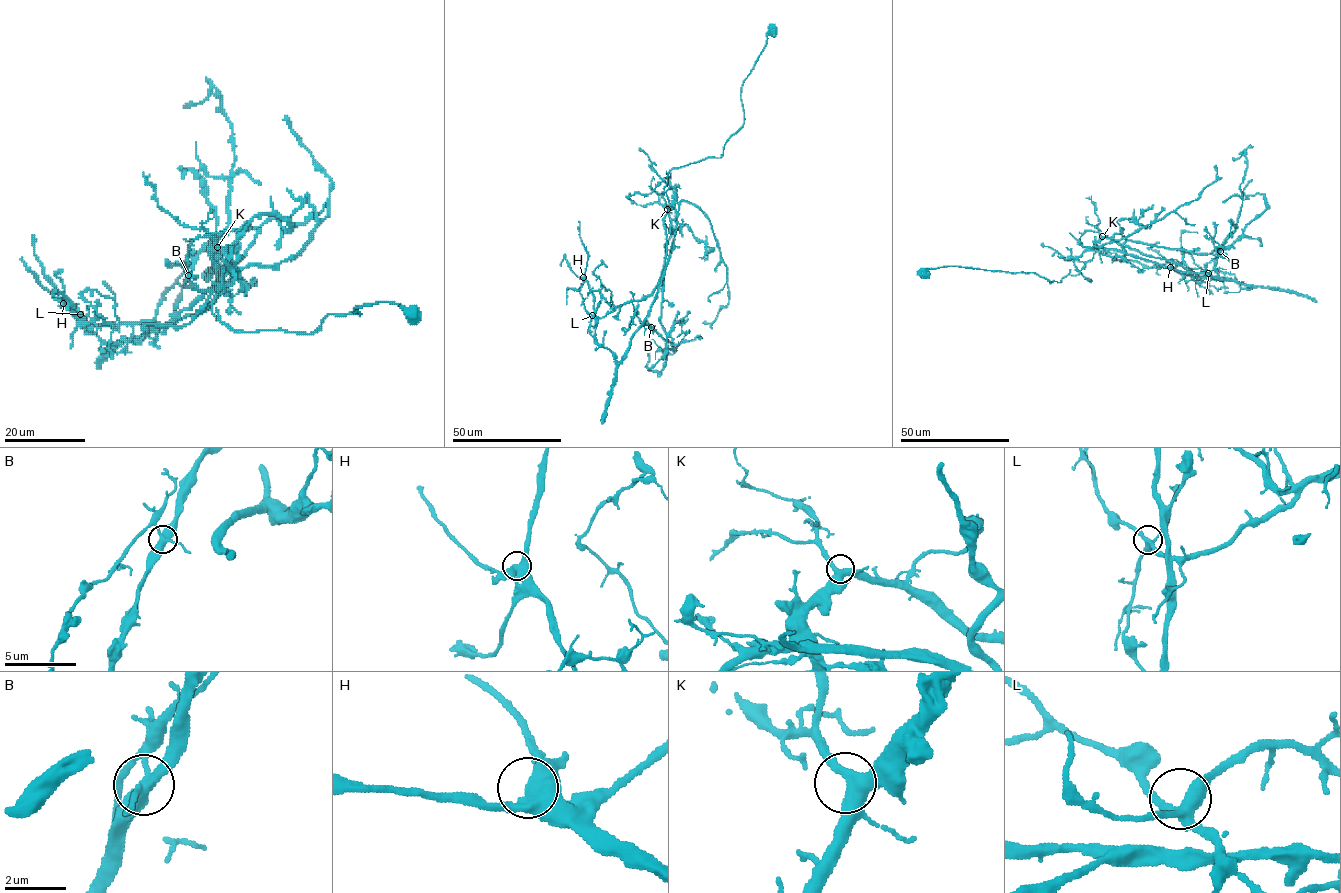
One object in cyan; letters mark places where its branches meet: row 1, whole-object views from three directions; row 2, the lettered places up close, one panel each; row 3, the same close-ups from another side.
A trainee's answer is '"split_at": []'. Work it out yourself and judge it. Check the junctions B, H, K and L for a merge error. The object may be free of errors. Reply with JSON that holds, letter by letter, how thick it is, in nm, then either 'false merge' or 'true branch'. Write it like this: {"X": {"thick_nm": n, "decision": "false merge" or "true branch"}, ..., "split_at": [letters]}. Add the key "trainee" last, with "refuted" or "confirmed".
{"B": {"thick_nm": 380, "decision": "false merge"}, "H": {"thick_nm": 420, "decision": "true branch"}, "K": {"thick_nm": 400, "decision": "true branch"}, "L": {"thick_nm": 400, "decision": "true branch"}, "split_at": ["B"], "trainee": "refuted"}

